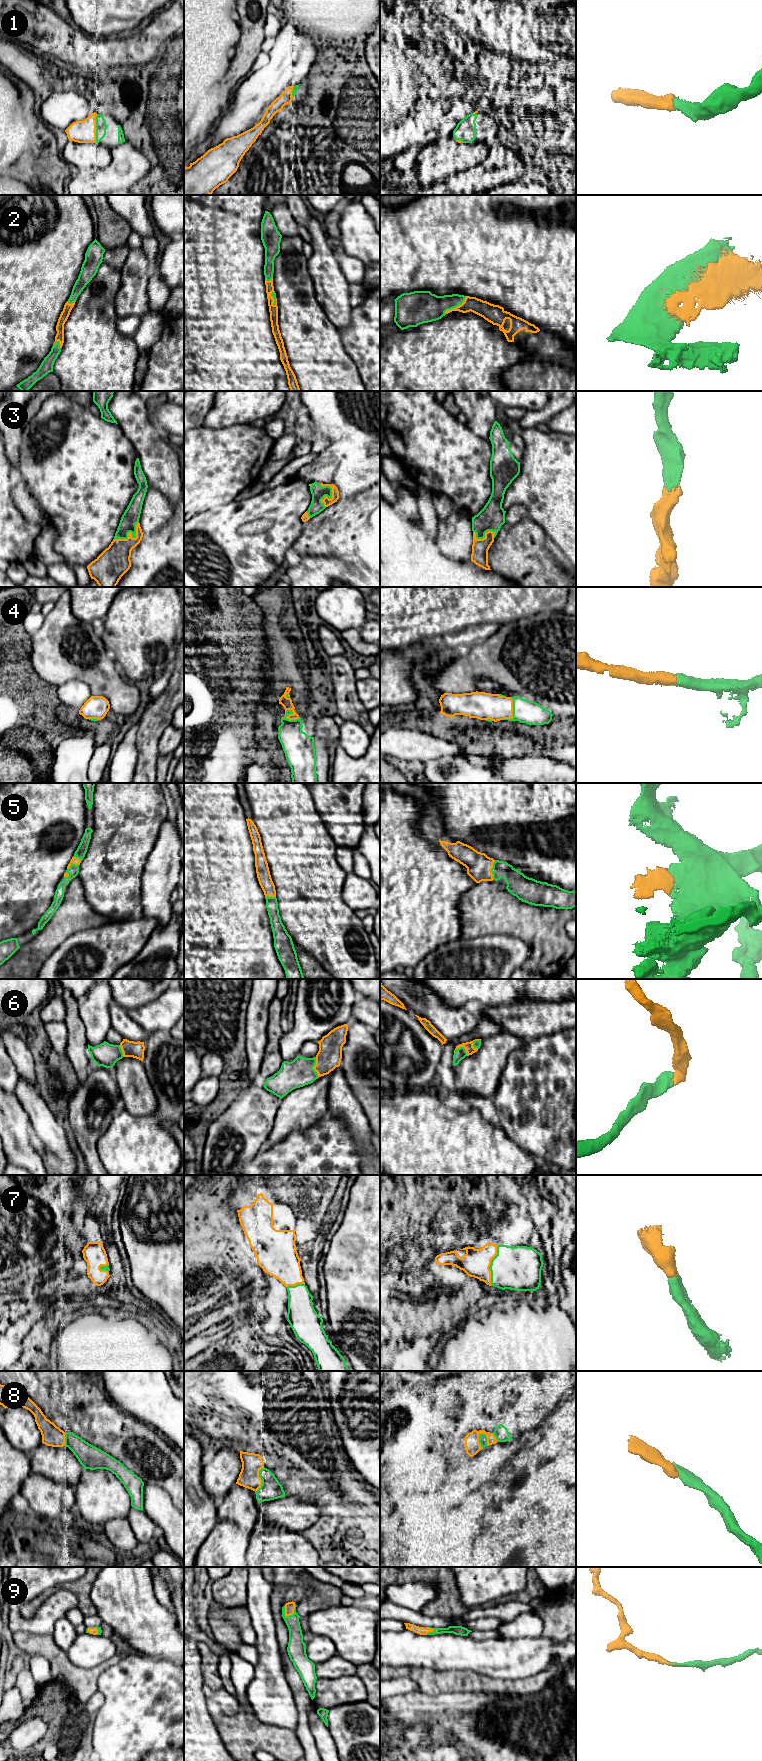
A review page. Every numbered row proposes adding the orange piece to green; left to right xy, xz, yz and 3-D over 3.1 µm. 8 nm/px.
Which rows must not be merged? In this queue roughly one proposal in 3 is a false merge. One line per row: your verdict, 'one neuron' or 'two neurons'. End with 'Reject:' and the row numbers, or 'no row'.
1: one neuron
2: one neuron
3: one neuron
4: one neuron
5: one neuron
6: one neuron
7: one neuron
8: one neuron
9: one neuron
Reject: no row

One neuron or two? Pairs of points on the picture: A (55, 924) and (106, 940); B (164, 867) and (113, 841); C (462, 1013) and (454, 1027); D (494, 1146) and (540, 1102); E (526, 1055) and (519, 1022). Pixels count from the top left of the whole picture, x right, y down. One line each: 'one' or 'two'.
A: two
B: two
C: one
D: two
E: two

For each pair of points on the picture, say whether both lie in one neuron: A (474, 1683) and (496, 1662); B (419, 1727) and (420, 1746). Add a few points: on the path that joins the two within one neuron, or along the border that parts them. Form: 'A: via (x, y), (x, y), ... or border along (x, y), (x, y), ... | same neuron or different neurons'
A: border along (460, 1670), (472, 1670), (506, 1680) | different neurons
B: via (419, 1732), (420, 1741) | same neuron

